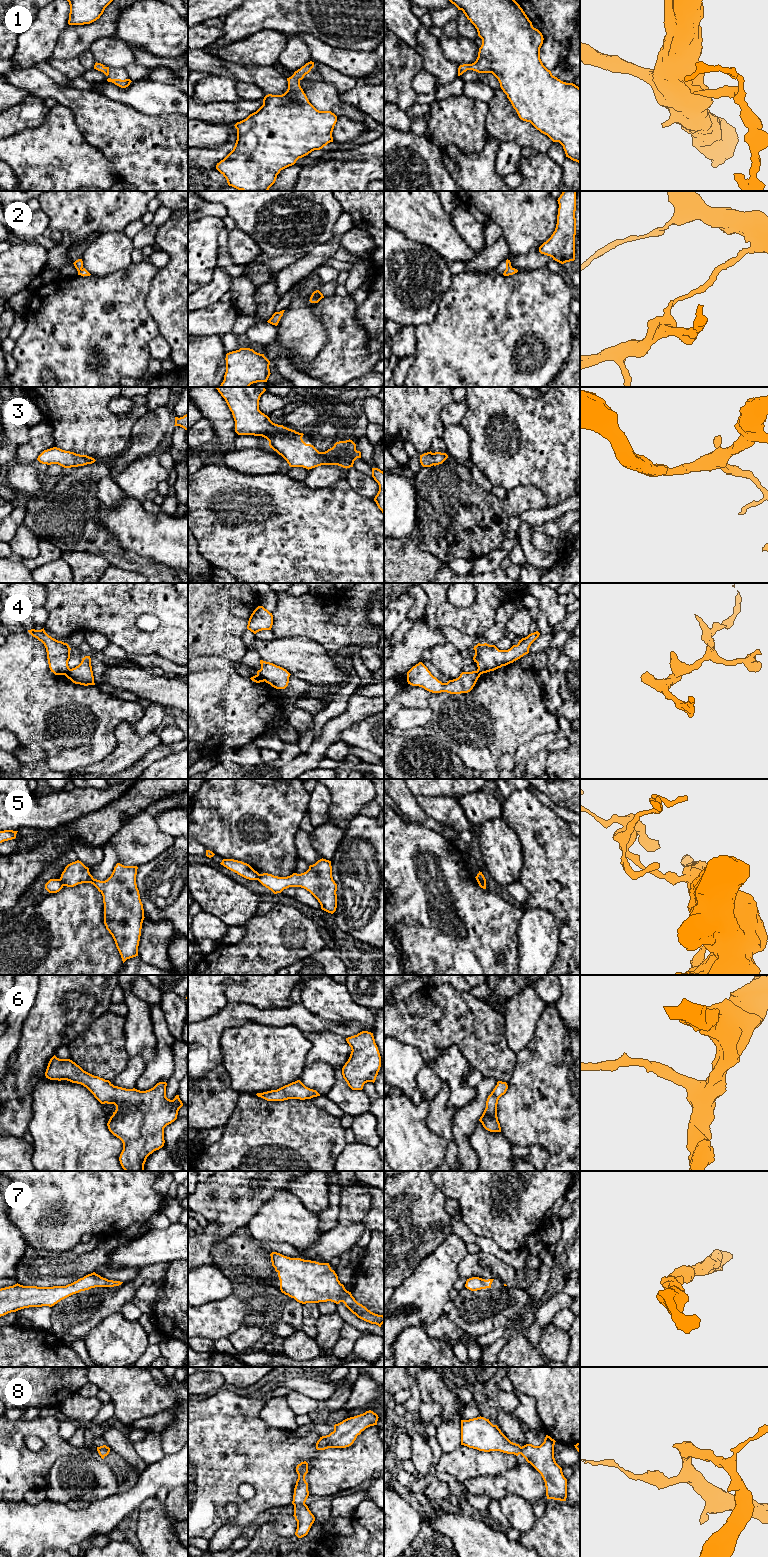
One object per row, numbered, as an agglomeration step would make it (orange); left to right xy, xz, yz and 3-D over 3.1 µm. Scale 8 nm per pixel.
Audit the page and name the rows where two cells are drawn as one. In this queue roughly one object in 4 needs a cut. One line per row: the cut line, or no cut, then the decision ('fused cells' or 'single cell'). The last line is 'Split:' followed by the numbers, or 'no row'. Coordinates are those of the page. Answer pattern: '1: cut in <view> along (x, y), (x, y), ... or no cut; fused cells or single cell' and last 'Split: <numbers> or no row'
1: no cut; single cell
2: no cut; single cell
3: no cut; single cell
4: cut in xz along (257, 674), (264, 680); fused cells
5: cut in xy along (59, 879), (63, 885); fused cells
6: no cut; single cell
7: no cut; single cell
8: no cut; single cell
Split: 4, 5

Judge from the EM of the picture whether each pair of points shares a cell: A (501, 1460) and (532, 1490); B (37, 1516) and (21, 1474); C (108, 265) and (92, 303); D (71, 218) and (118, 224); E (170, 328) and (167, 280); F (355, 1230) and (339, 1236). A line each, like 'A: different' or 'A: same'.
A: different
B: different
C: different
D: same
E: same
F: same

